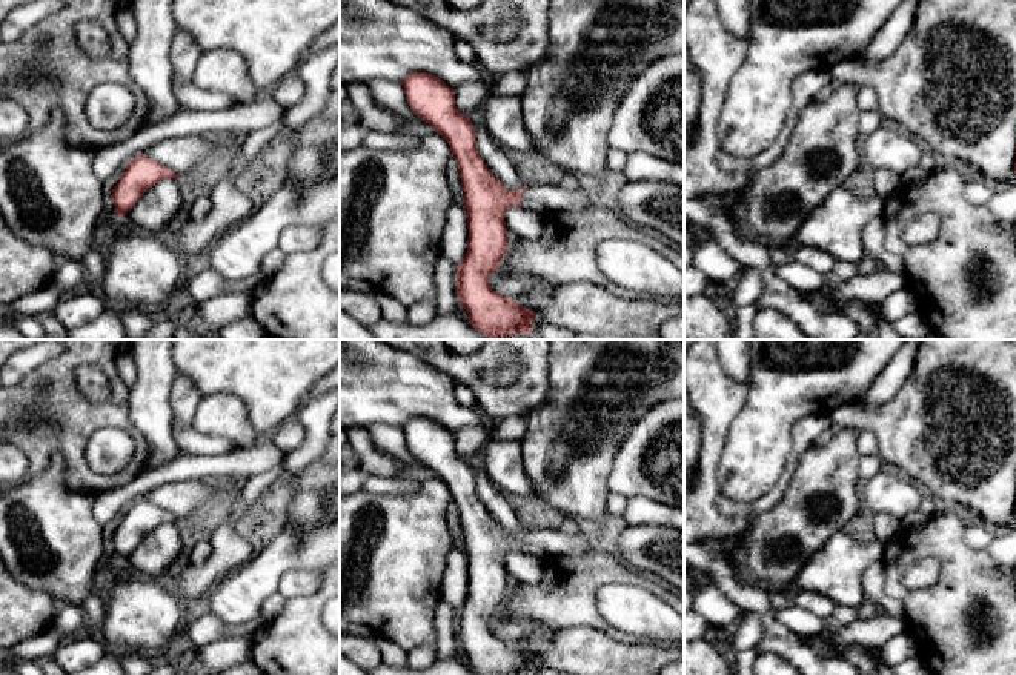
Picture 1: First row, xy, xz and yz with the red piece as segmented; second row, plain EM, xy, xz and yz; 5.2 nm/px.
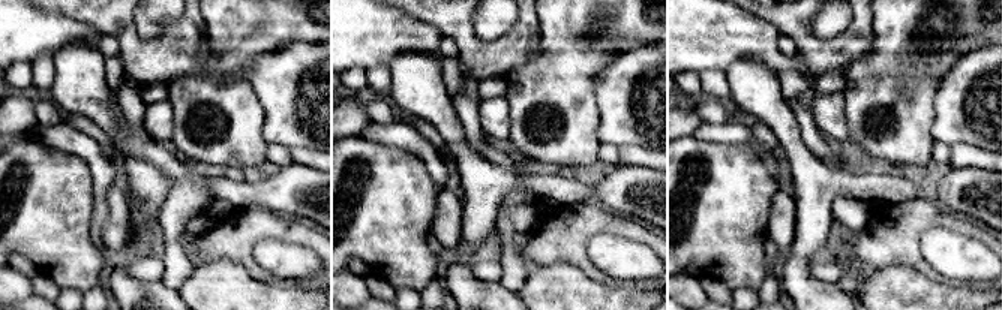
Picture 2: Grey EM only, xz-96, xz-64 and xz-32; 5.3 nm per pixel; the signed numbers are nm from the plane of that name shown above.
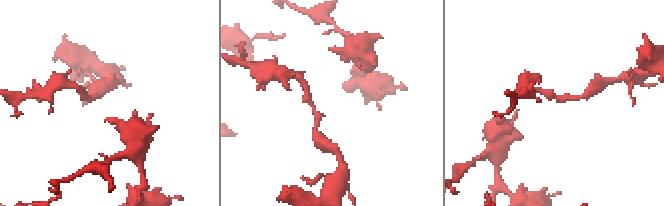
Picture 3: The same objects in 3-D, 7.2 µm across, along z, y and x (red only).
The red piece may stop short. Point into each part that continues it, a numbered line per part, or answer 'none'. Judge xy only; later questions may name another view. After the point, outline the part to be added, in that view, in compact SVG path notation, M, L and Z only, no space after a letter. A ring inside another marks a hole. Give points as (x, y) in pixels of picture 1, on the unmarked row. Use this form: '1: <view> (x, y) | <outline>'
none

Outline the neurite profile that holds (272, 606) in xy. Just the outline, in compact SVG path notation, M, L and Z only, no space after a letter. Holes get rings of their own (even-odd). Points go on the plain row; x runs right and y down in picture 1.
M277 590L264 600L260 613L269 620L278 617L286 604L286 598Z

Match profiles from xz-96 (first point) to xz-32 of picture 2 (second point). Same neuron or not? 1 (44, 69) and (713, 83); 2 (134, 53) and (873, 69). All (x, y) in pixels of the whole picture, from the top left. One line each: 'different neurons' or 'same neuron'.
1: same neuron
2: different neurons

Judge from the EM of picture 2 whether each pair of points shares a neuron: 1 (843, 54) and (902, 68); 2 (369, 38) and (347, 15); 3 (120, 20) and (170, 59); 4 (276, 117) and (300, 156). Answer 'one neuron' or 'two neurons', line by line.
1: two neurons
2: one neuron
3: one neuron
4: two neurons

